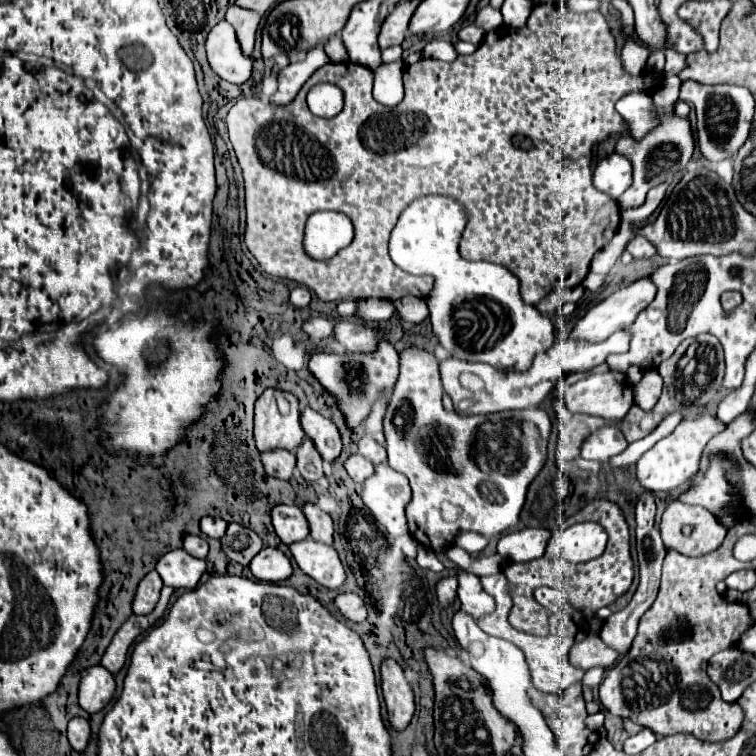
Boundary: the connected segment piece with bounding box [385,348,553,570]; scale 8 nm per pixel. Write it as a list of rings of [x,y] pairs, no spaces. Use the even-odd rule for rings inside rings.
[[[421,348],[401,352],[399,378],[385,416],[385,438],[389,466],[405,474],[413,490],[413,498],[405,510],[411,536],[431,548],[447,568],[459,570],[445,556],[445,550],[455,546],[459,532],[477,532],[493,538],[517,526],[527,488],[547,460],[547,440],[553,422],[541,408],[487,416],[447,412],[441,404],[437,364],[437,358]],[[443,502],[463,508],[463,514],[455,522],[445,522],[441,516]]]

